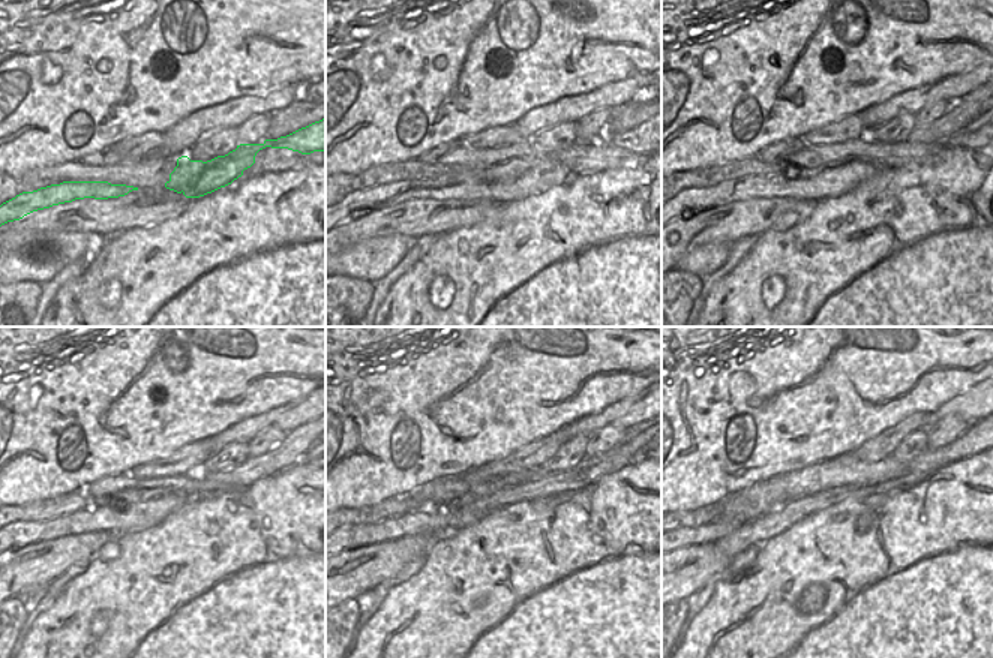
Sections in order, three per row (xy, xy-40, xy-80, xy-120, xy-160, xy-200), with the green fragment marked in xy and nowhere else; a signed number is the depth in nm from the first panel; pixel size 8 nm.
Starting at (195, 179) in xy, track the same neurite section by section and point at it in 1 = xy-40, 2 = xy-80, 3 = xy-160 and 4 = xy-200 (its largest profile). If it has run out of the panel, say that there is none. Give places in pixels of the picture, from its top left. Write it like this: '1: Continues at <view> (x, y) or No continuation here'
1: Continues at xy-40 (506, 182)
2: Continues at xy-80 (833, 180)
3: Continues at xy-160 (452, 519)
4: Continues at xy-200 (707, 534)

